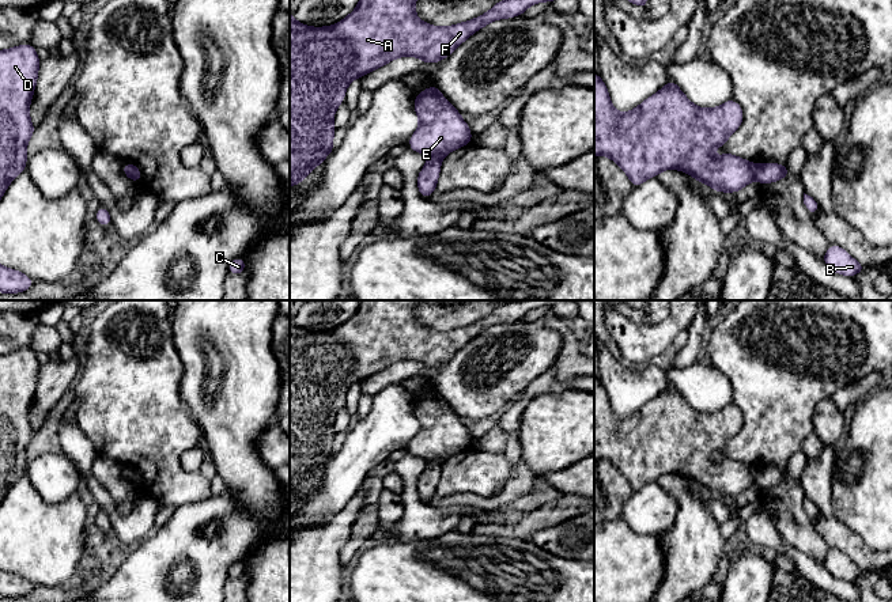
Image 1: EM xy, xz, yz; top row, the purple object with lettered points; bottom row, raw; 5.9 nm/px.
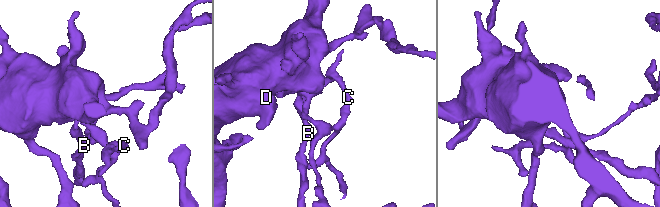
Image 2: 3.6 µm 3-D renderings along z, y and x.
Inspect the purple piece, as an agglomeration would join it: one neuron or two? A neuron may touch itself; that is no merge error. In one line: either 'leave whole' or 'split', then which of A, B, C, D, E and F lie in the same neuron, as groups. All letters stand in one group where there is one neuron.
split; groups A B D E F / C

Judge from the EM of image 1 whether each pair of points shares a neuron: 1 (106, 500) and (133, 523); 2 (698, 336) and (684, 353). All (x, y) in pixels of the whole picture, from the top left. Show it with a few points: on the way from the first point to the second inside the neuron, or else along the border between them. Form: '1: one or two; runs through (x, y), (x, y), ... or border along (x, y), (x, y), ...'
1: one; runs through (110, 508), (125, 523)
2: one; runs through (695, 340), (688, 349)

